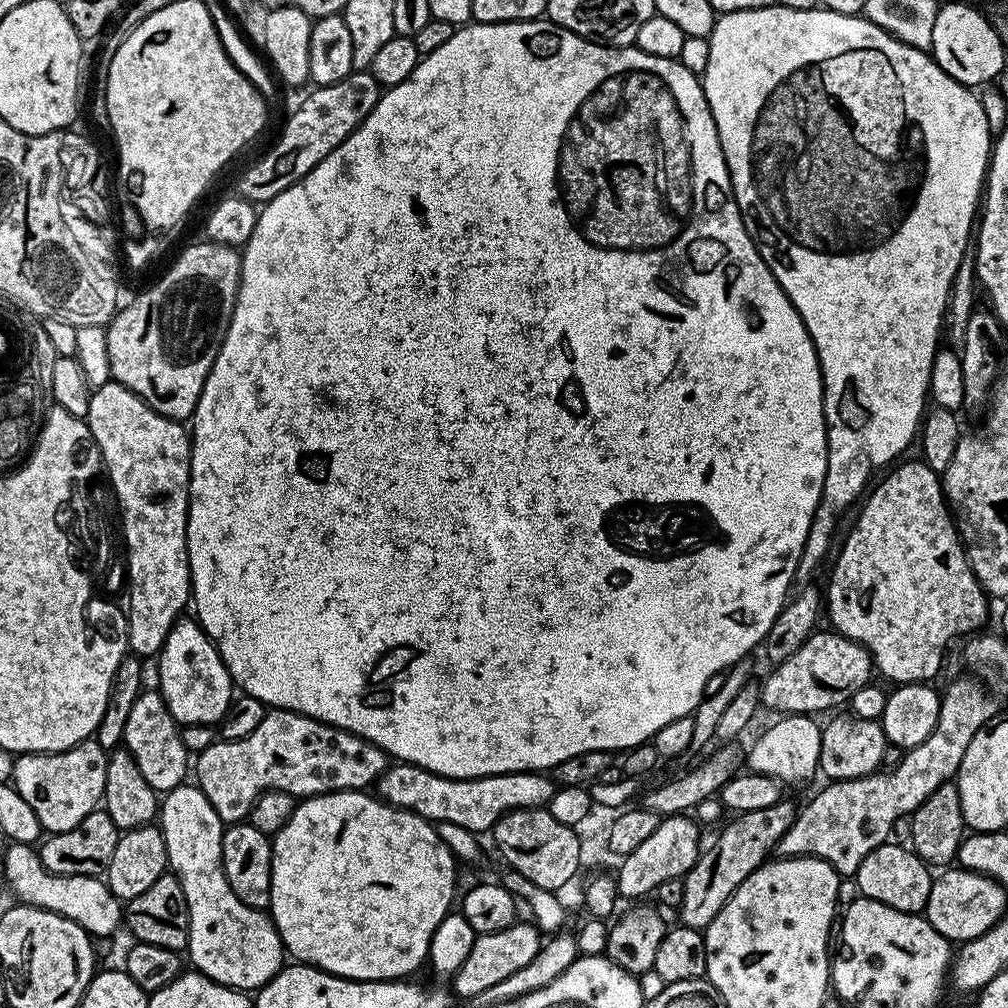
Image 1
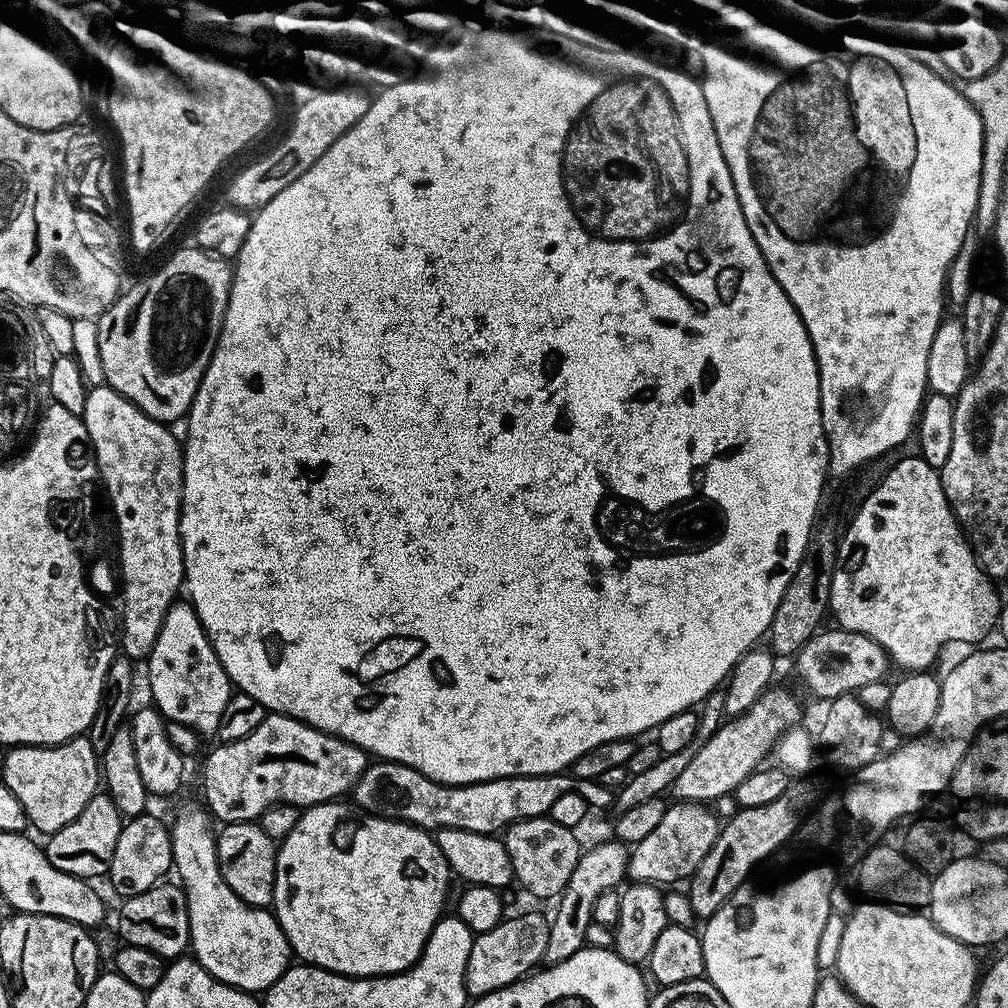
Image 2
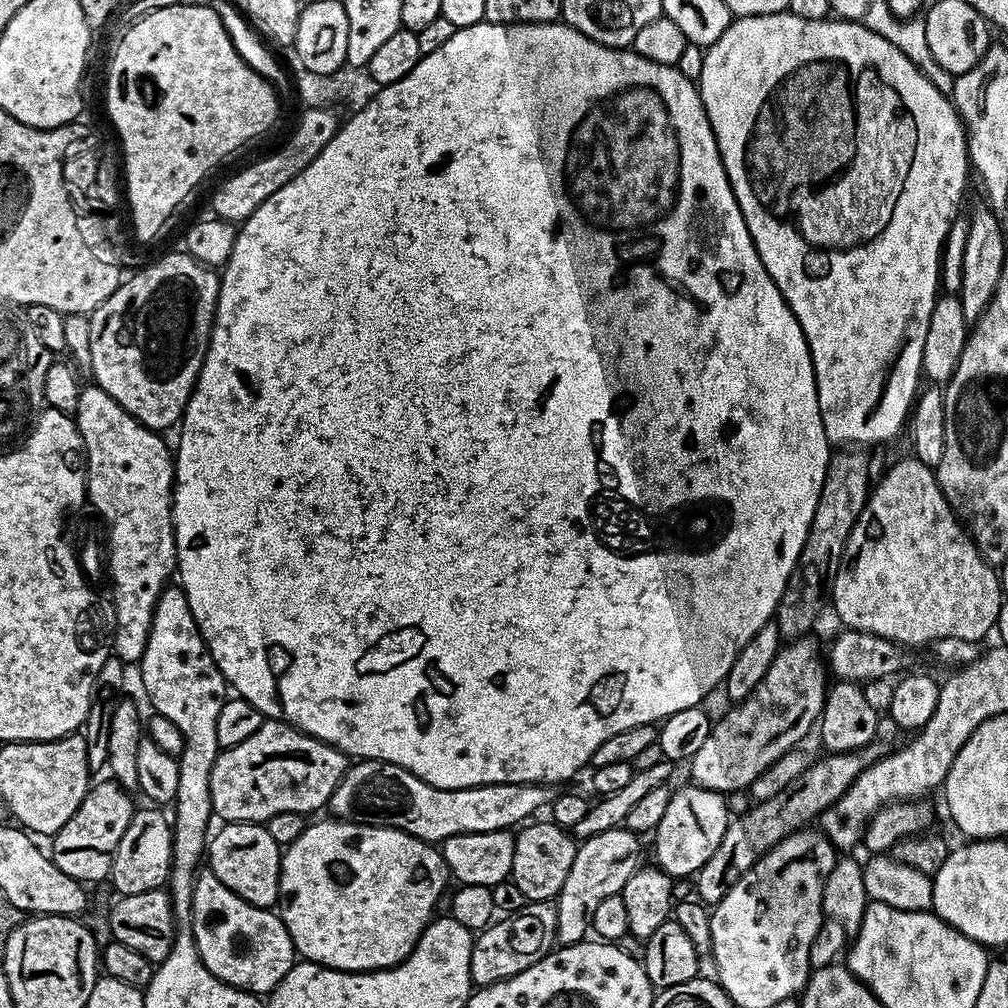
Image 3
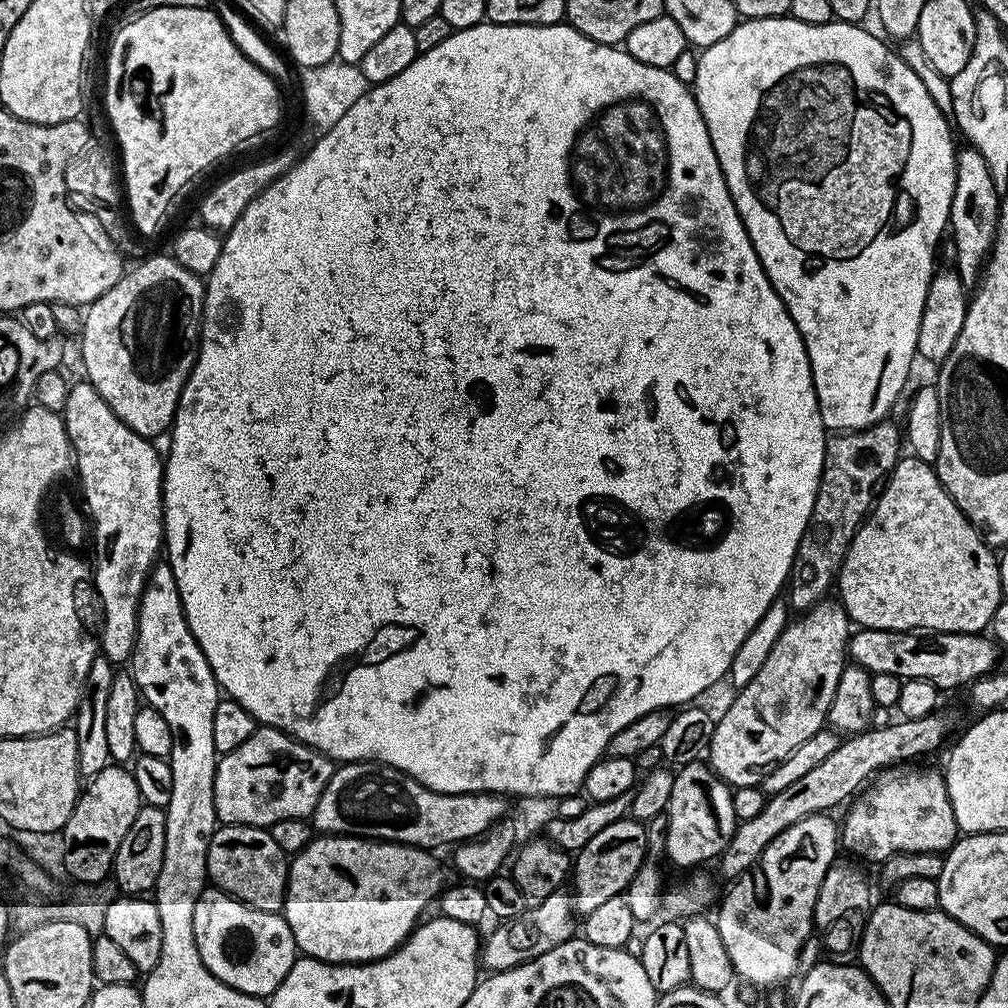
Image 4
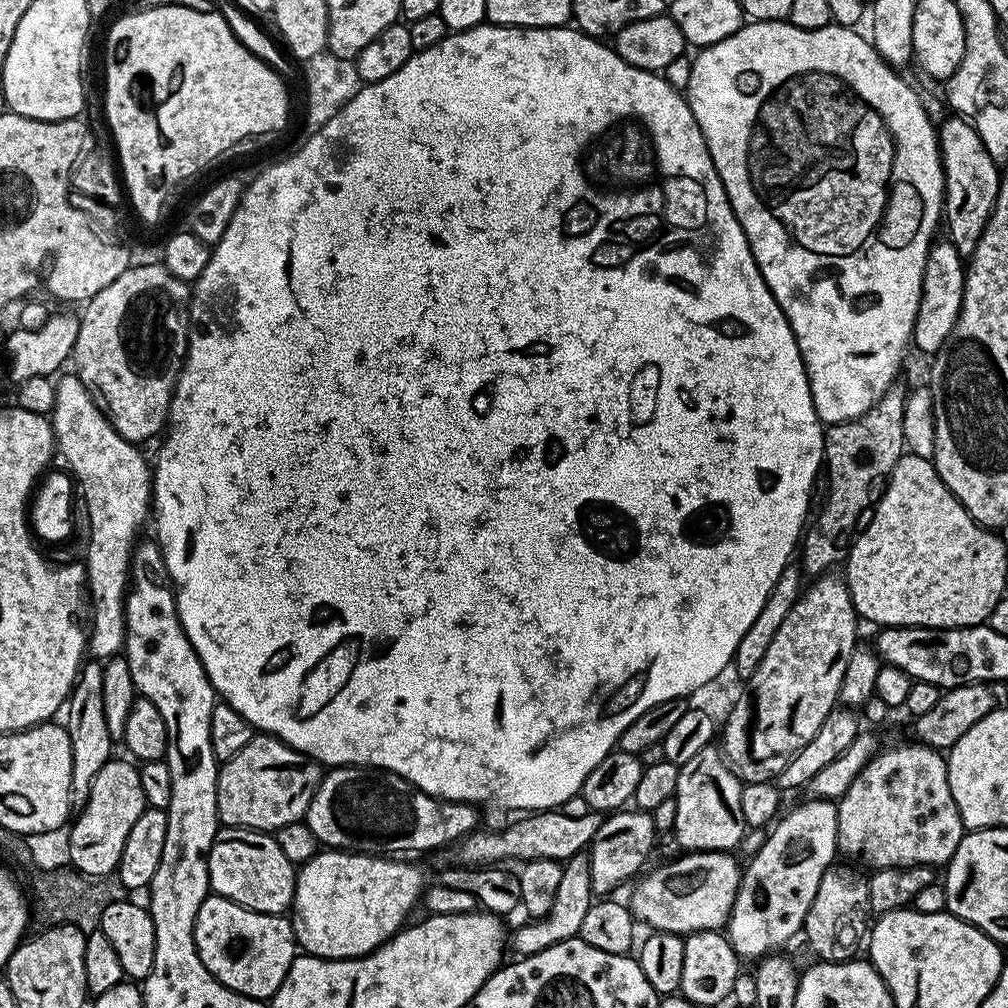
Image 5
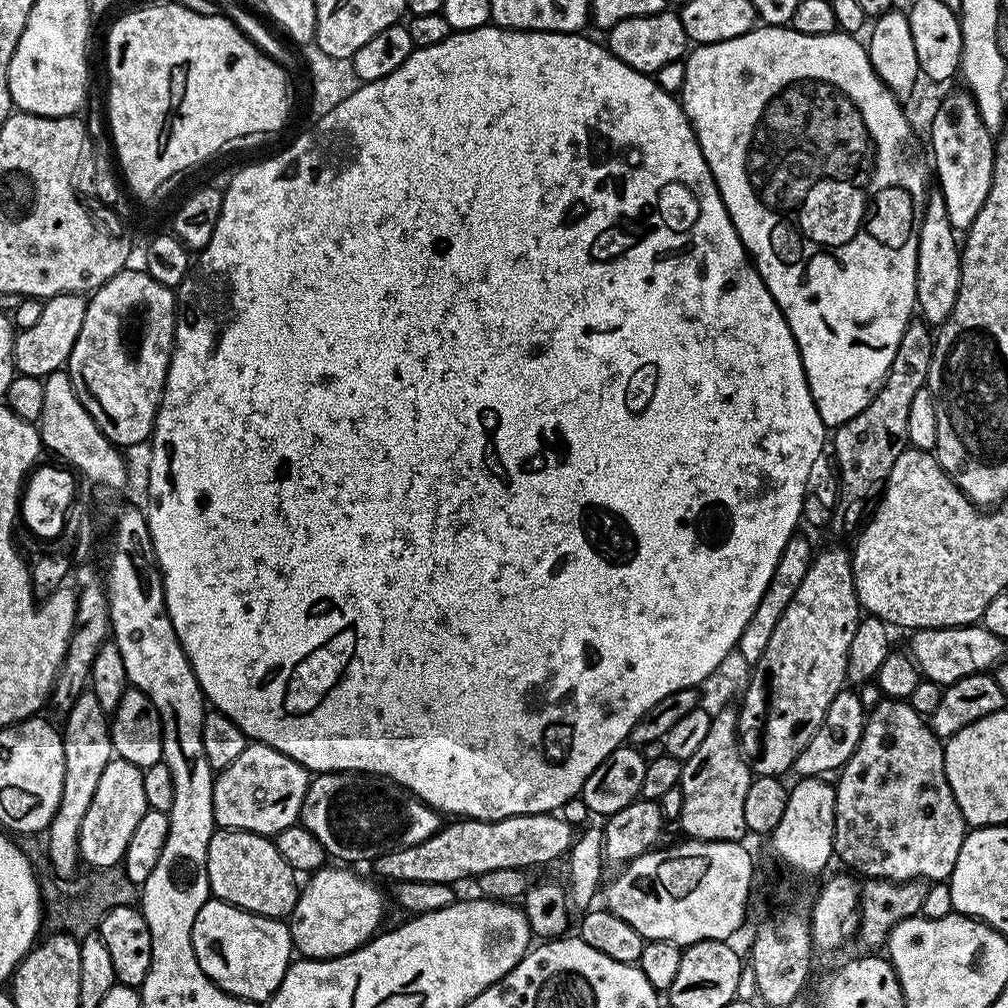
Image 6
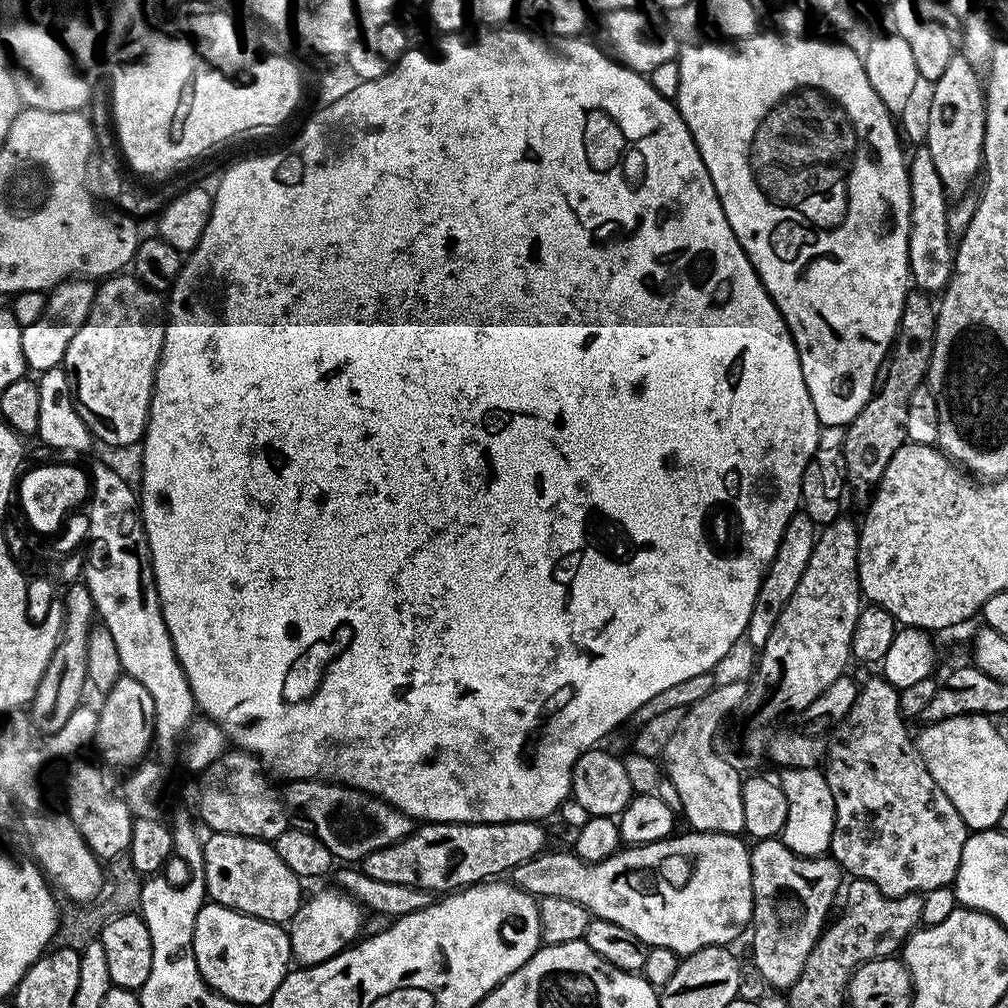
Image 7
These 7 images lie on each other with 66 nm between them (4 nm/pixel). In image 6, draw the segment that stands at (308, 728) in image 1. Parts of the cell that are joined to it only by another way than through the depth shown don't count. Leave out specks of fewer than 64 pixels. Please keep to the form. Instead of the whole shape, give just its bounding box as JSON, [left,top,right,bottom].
[212,743,309,838]

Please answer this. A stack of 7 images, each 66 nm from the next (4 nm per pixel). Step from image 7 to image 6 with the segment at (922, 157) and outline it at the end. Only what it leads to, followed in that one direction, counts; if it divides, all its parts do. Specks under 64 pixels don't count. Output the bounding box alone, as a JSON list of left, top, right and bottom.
[916,190,962,326]

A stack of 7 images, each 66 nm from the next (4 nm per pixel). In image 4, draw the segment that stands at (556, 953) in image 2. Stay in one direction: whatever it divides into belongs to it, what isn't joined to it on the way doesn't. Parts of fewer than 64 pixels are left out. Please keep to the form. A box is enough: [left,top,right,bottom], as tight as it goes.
[570,818,646,917]

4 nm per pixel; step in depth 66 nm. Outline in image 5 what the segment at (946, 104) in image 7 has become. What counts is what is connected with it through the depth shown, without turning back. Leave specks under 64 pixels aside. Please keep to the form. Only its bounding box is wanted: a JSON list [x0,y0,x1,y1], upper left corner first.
[938,114,1001,257]

